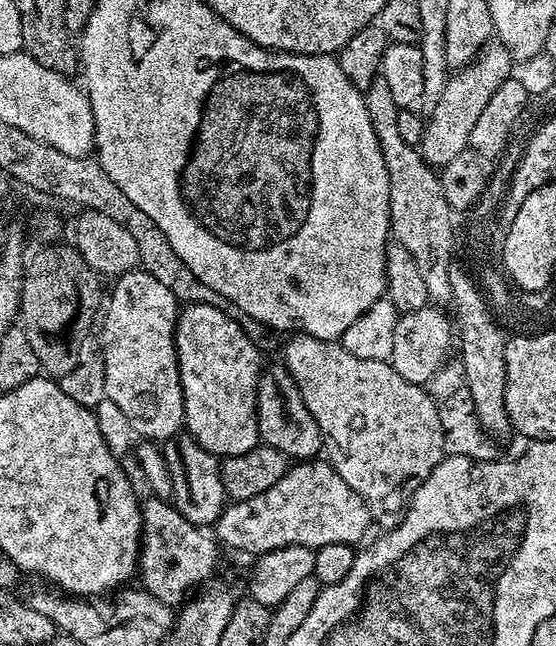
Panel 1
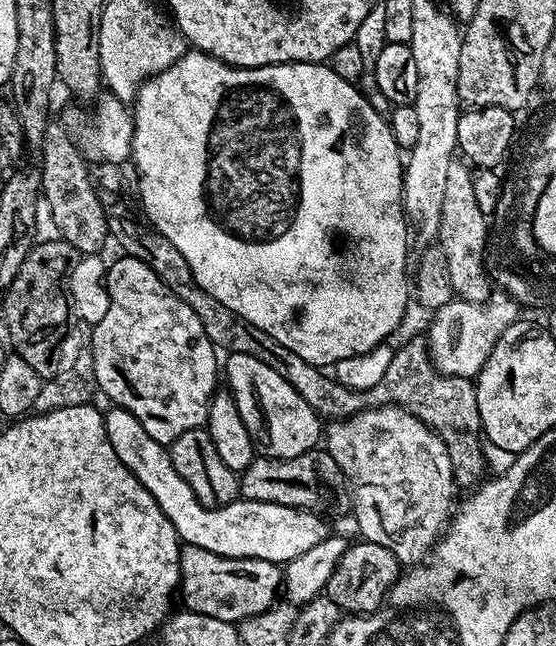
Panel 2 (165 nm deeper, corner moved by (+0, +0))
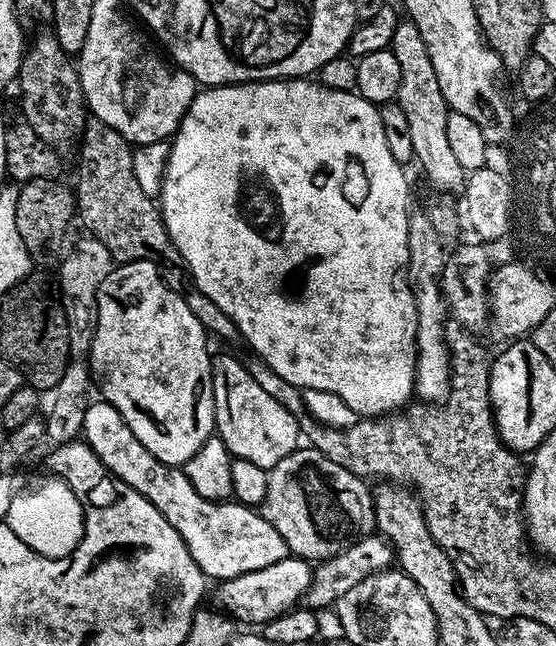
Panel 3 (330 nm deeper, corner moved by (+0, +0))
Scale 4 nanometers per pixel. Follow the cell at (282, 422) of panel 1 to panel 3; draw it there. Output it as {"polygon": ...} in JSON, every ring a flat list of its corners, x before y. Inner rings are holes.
{"polygon":[[217,355,212,361,212,389,216,411,215,435,222,438,233,457,269,469,296,451,302,440,298,417,290,414,282,402,270,398,270,394,254,382,241,361,239,364,232,356]]}

